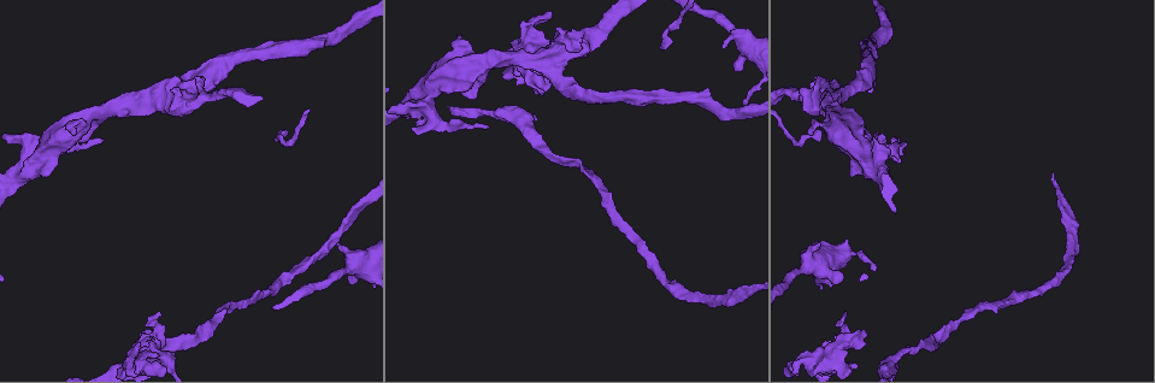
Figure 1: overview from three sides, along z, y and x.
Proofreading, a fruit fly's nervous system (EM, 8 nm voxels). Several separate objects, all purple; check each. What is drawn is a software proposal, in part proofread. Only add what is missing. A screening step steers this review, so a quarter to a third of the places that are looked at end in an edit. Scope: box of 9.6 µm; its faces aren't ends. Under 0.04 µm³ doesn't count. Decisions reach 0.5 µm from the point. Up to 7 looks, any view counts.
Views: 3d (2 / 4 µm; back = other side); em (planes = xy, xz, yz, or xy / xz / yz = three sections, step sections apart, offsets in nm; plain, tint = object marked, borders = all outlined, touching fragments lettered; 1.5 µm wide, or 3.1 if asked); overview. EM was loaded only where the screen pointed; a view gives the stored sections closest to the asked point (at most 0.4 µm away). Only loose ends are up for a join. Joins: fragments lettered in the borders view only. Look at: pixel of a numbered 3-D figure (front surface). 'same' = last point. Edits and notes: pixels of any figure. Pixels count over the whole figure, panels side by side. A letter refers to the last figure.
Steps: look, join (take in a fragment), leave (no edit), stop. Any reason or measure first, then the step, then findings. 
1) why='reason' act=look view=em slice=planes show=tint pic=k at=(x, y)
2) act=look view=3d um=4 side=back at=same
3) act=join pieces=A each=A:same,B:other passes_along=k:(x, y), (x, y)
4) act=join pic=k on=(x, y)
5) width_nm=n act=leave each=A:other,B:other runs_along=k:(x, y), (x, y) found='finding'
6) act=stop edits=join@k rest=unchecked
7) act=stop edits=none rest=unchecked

why='an open end' act=look view=em slice=planes show=plain pic=1 at=(745, 103)

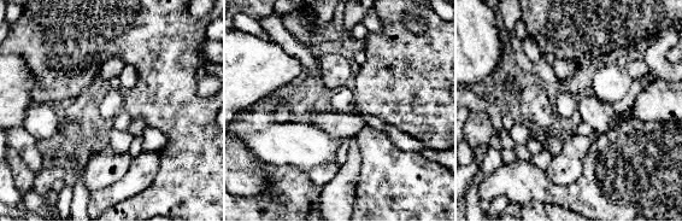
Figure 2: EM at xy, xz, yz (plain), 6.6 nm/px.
act=look view=em slice=planes show=borders at=same

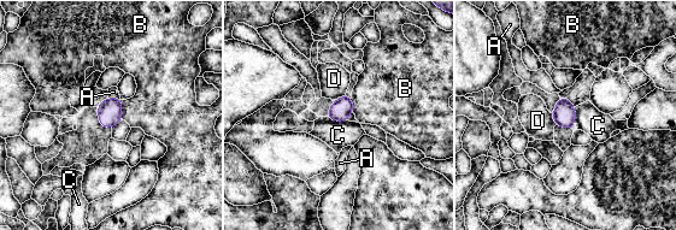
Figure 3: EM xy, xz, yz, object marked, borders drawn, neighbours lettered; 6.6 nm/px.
act=leave each=A:other,B:other,C:other,D:other border=3:(325, 117), (333, 121), (346, 121) found='no lettered fragment goes on from it'

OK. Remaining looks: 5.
why='an open end' act=look view=3d um=4 pic=1 at=(815, 77)

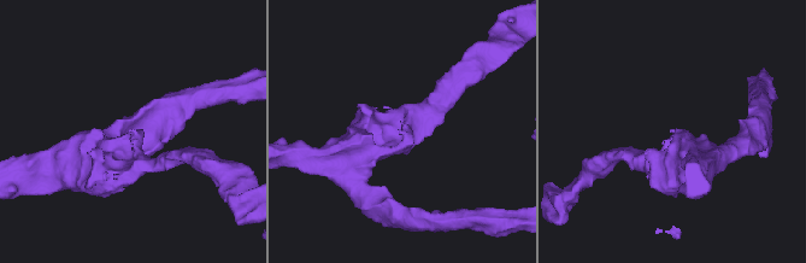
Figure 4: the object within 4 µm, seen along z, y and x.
arm_widths_nm=240,280 act=look view=em slice=yz step=8 show=borders pic=4 at=(399, 130)

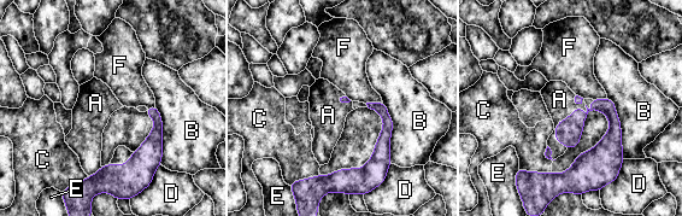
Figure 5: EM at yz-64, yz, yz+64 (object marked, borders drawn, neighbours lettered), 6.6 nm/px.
act=join pic=5 on=(559, 99) each=A:same,B:other,C:other,D:other,E:other,F:other found='the neuron continues'

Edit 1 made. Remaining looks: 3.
act=look view=overview

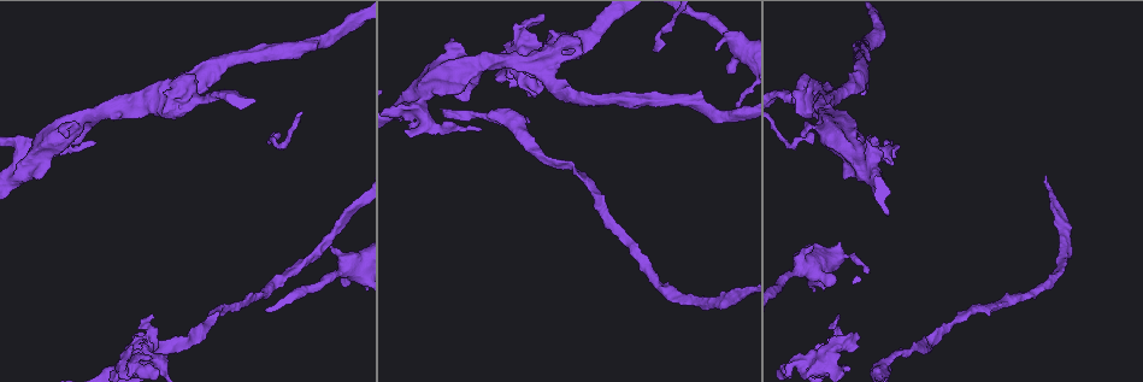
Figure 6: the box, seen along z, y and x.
why='free end' act=look view=em slice=xy step=8 show=tint pic=6 at=(464, 88)

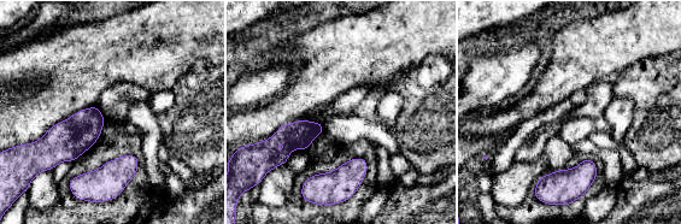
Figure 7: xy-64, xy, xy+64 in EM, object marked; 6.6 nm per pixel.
act=look view=em slice=planes show=borders at=same

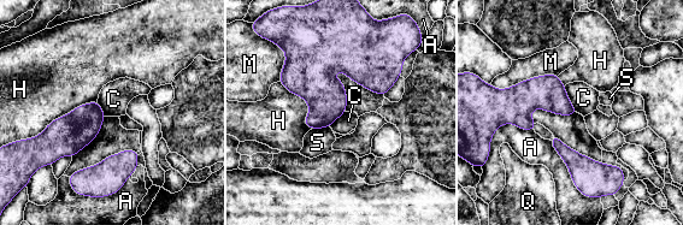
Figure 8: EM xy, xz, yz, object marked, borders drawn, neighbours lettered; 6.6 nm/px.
act=leave each=A:other,C:other,H:other,M:other,Q:other,S:other border=8:(564, 86), (570, 104), (578, 112) found='none of them fits'

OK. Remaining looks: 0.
act=stop edits=join@5 rest=unchecked

